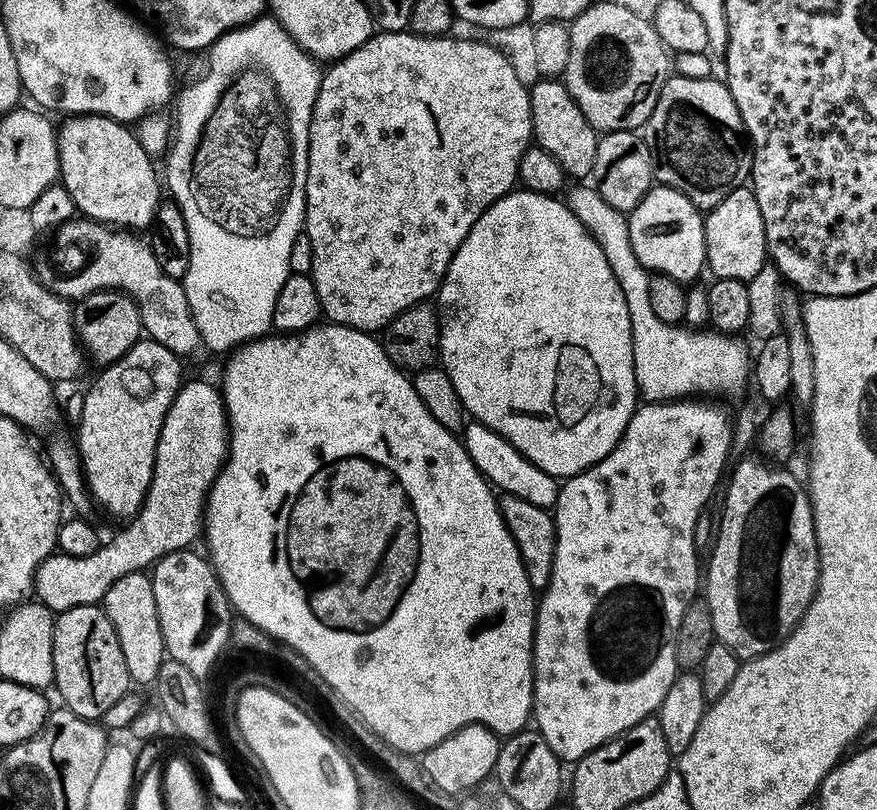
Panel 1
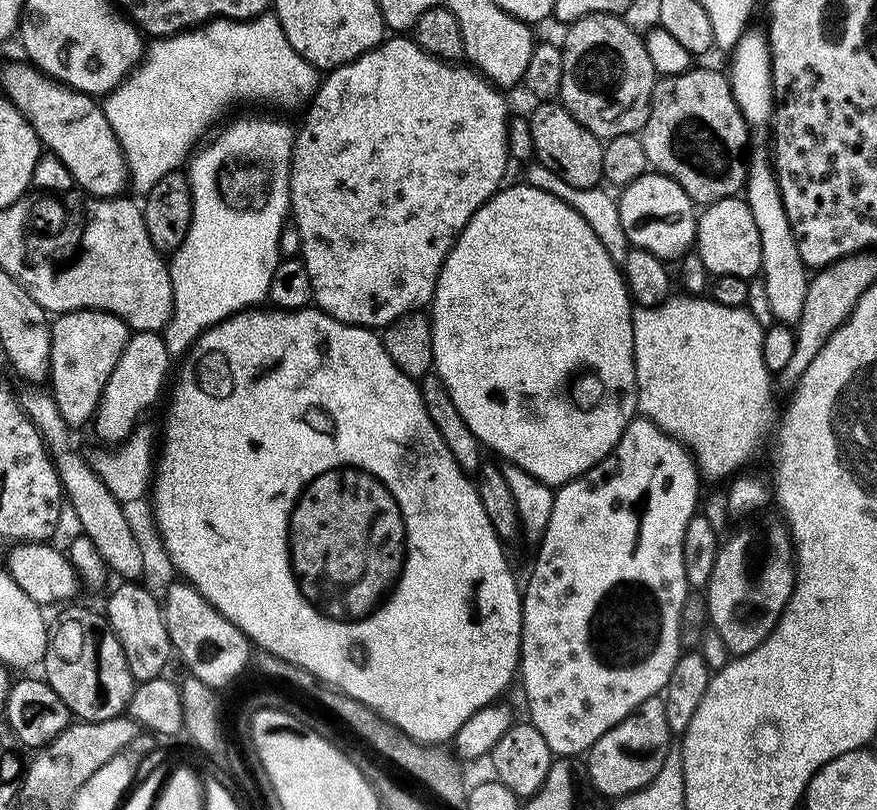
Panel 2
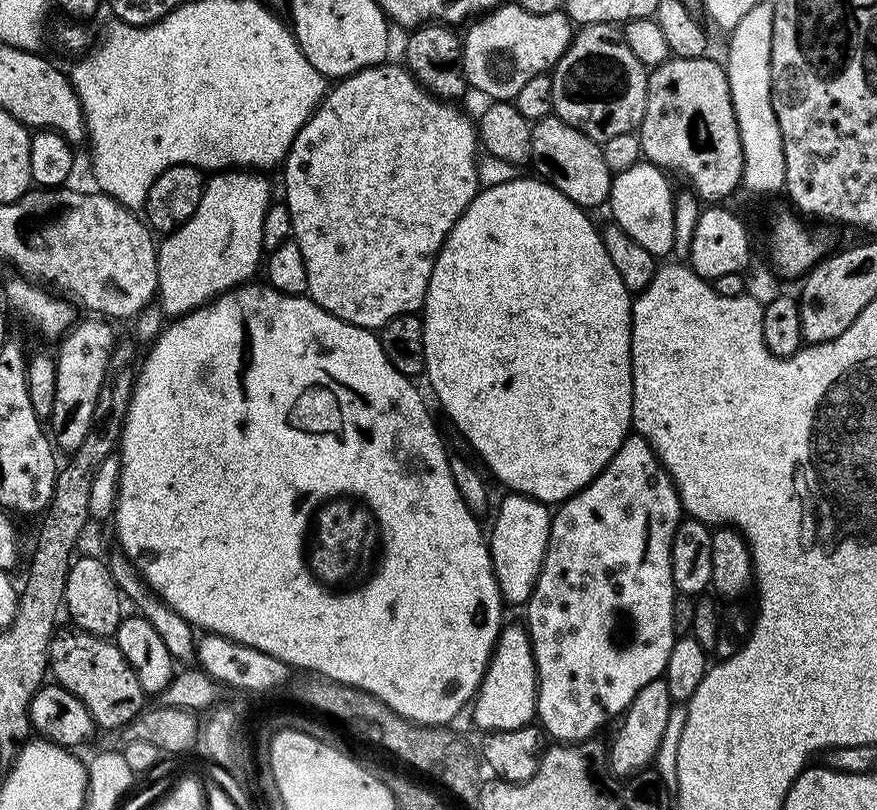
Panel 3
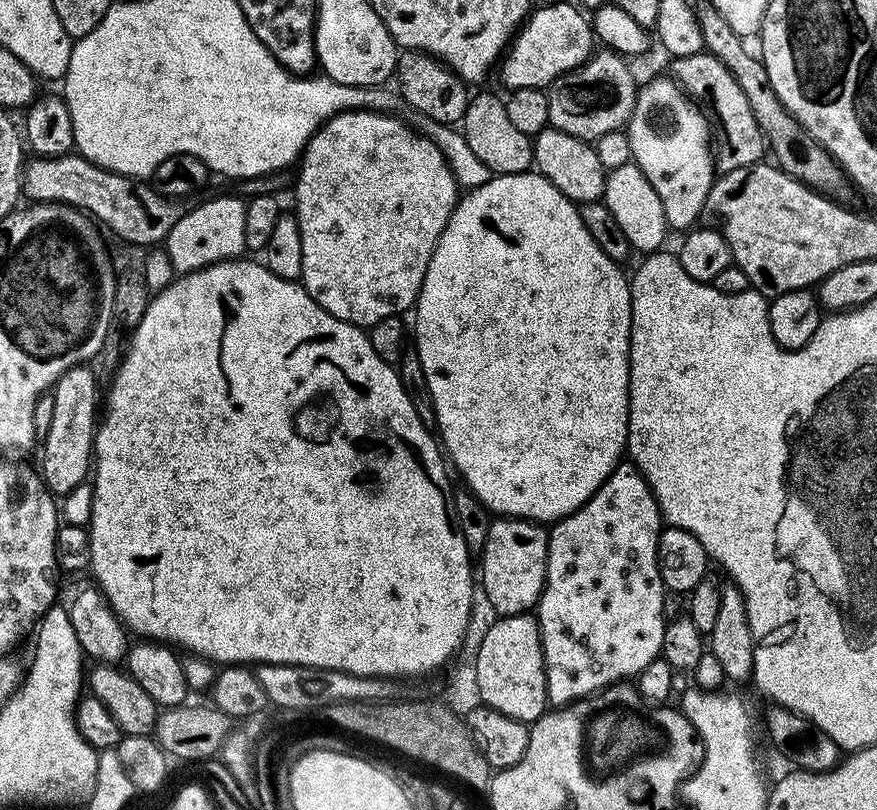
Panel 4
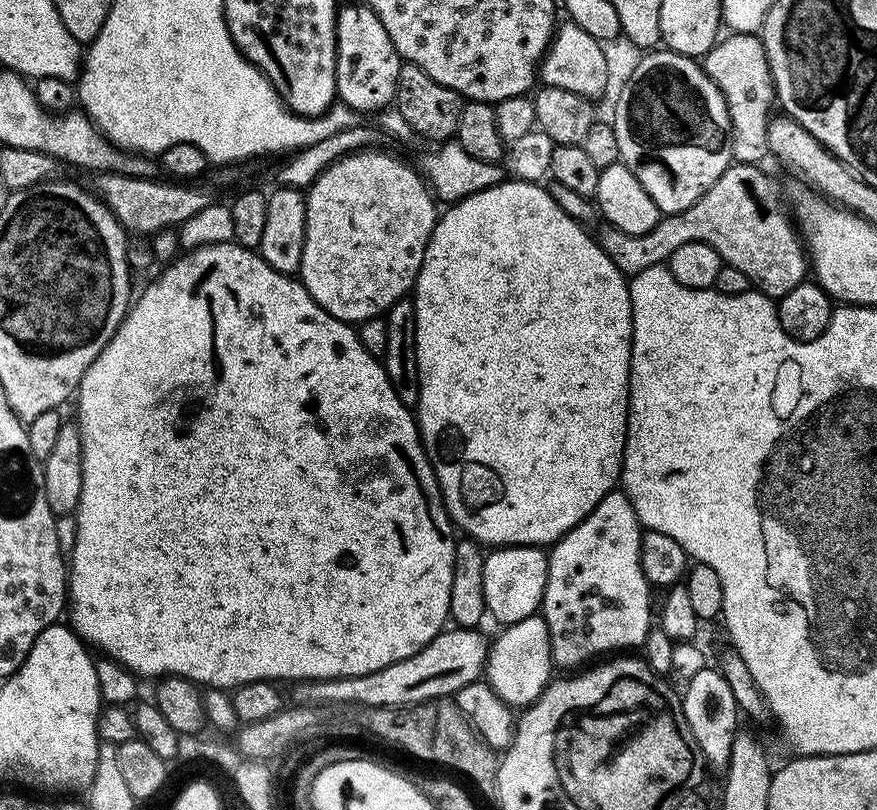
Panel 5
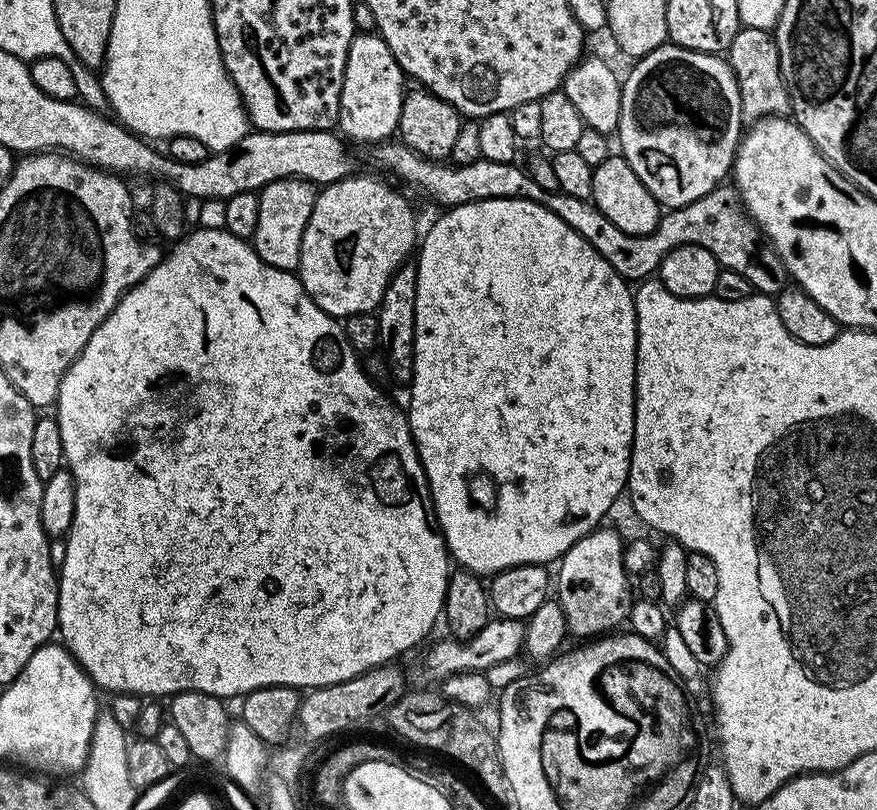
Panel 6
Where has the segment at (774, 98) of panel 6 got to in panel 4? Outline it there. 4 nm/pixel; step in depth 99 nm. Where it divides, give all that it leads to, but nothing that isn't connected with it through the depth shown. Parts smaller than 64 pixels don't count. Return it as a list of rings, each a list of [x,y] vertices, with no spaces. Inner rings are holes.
[[[707,50],[689,56],[677,56],[671,61],[670,76],[693,100],[705,105],[712,104],[716,111],[716,120],[724,131],[724,137],[721,140],[719,137],[714,148],[714,168],[717,173],[761,163],[762,133],[754,118],[754,110],[750,110],[750,102],[746,102],[746,94],[742,94],[742,86],[738,86],[734,74],[722,62],[718,62],[718,58],[714,58]]]

